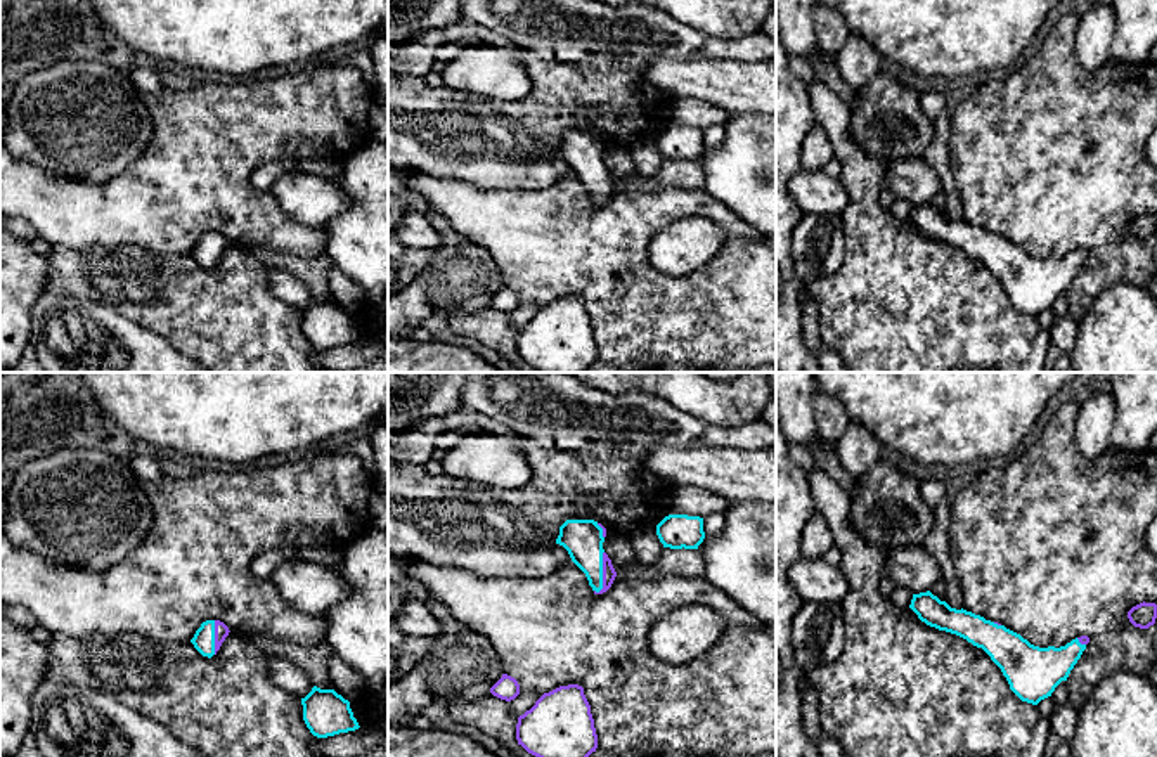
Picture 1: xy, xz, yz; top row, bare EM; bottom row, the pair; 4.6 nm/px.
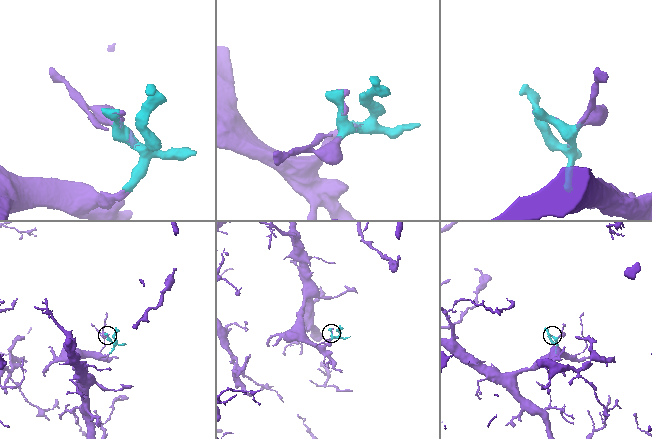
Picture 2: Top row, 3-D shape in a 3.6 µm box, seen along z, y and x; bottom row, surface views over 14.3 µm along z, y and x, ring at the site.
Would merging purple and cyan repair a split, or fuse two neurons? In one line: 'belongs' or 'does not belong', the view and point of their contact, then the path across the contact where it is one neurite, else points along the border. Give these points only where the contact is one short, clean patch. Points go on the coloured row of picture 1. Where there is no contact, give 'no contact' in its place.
belongs; contact xz (603, 572)

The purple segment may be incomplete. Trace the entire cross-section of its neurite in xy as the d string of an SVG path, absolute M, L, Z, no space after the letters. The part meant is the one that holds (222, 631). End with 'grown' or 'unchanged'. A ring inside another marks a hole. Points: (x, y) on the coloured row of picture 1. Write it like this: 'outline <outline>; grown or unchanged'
outline M206 620L196 631L191 643L203 655L211 658L220 650L222 643L229 636L229 627L220 620Z; grown

